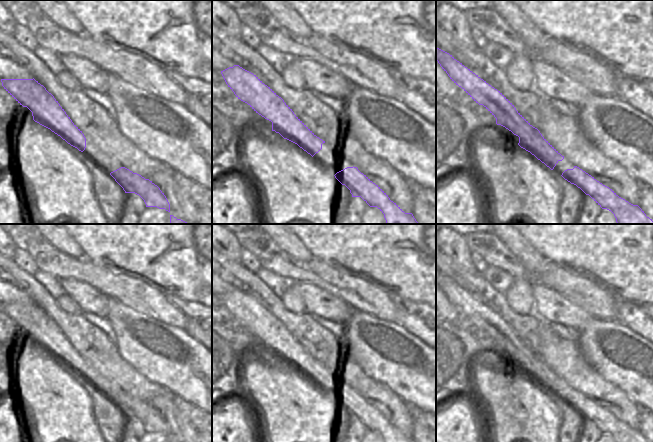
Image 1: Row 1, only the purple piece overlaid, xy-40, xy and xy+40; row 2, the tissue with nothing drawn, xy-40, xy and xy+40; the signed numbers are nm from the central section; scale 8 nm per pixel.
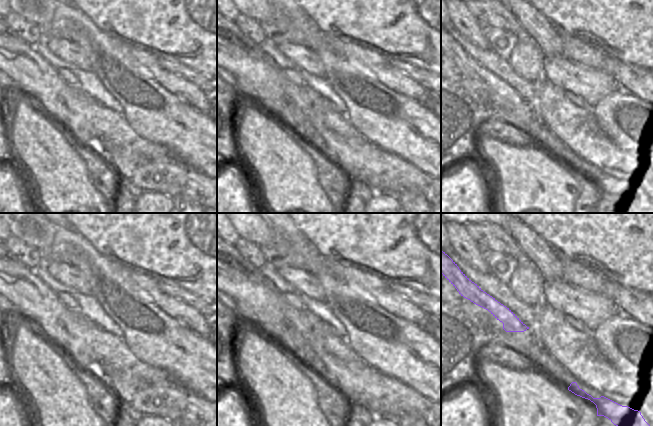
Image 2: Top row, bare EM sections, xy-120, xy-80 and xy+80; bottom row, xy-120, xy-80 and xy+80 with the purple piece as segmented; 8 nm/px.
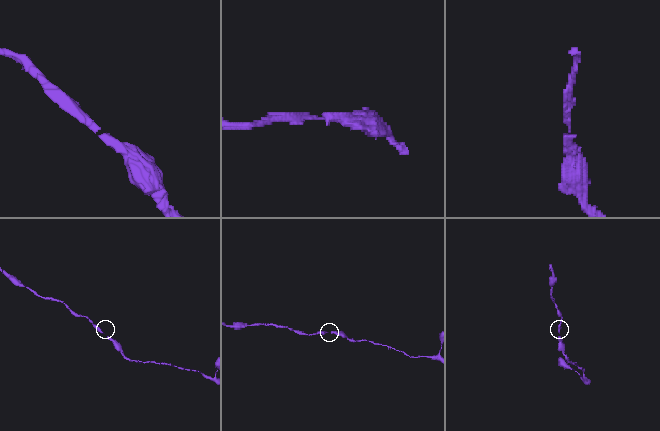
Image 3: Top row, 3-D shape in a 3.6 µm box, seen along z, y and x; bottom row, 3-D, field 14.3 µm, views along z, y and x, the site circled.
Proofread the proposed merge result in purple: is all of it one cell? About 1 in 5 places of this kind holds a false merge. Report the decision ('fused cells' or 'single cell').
single cell

